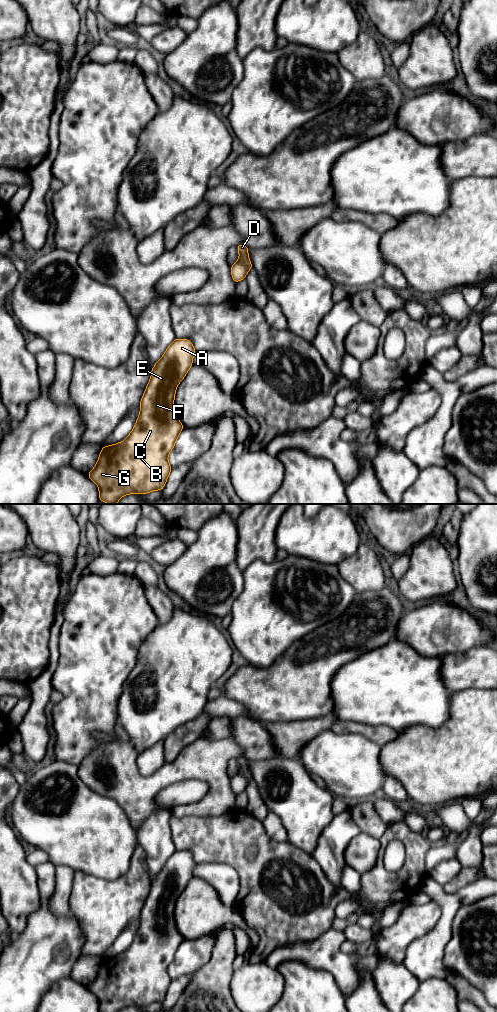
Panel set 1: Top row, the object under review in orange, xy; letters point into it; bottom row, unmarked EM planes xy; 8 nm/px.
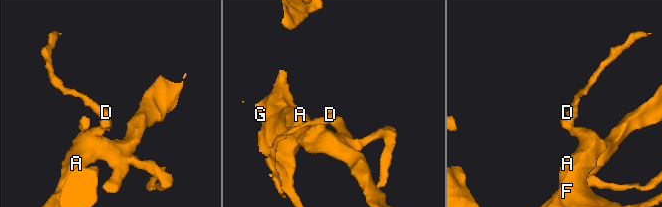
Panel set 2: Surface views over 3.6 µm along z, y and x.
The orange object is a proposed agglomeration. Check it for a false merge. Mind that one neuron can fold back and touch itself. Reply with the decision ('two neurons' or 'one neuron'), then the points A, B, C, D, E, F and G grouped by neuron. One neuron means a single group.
two neurons; A B C E F G / D

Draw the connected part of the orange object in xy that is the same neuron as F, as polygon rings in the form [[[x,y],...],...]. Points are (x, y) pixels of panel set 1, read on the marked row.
[[[175,338],[161,359],[155,363],[141,398],[139,417],[133,430],[124,441],[103,446],[95,467],[87,474],[99,488],[100,501],[117,504],[127,494],[142,495],[164,488],[172,470],[168,463],[168,454],[184,428],[175,411],[175,392],[193,366],[192,360],[196,352],[190,340]]]

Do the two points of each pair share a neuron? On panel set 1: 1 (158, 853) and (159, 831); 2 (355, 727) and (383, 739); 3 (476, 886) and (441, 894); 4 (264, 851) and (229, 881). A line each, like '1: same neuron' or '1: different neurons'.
1: same neuron
2: same neuron
3: same neuron
4: different neurons

